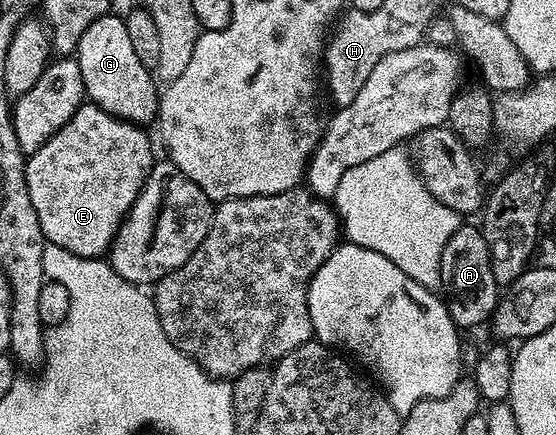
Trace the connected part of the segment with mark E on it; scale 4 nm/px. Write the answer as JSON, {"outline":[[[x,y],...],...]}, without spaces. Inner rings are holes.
{"outline":[[[83,104],[70,120],[26,158],[26,187],[40,220],[42,237],[49,245],[59,246],[76,256],[102,258],[110,249],[126,214],[133,206],[142,185],[156,163],[150,138],[141,125],[125,122],[93,104]]]}

